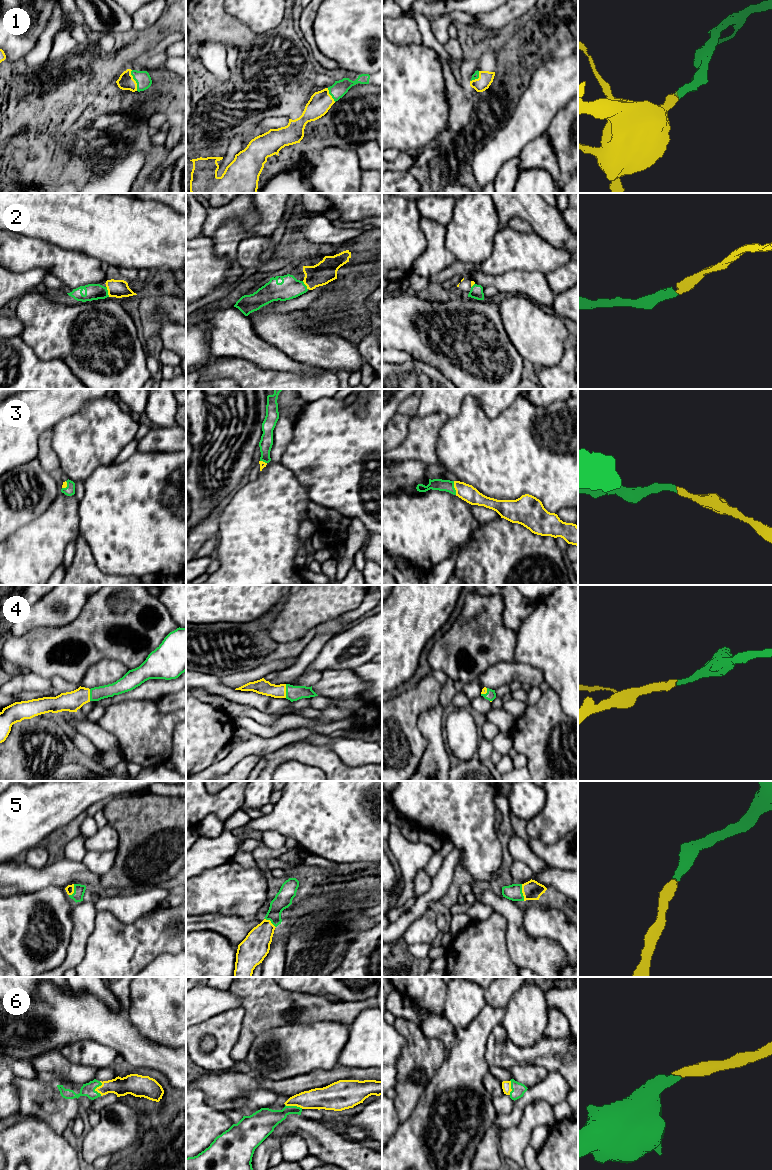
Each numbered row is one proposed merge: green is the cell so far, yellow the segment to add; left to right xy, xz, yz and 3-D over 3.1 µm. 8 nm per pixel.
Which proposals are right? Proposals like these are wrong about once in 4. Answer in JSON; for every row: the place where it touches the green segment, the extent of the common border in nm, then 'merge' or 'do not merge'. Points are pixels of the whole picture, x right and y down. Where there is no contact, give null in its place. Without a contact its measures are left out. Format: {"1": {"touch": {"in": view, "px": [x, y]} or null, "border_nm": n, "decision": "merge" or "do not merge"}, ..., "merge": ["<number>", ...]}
{"1": {"touch": {"in": "xy", "px": [134, 79]}, "border_nm": 180, "decision": "merge"}, "2": {"touch": {"in": "xy", "px": [107, 291]}, "border_nm": 90, "decision": "merge"}, "3": {"touch": {"in": "yz", "px": [454, 488]}, "border_nm": 110, "decision": "merge"}, "4": {"touch": {"in": "xz", "px": [286, 691]}, "border_nm": 110, "decision": "merge"}, "5": {"touch": {"in": "yz", "px": [521, 892]}, "border_nm": 140, "decision": "merge"}, "6": {"touch": {"in": "xy", "px": [96, 1087]}, "border_nm": 120, "decision": "merge"}, "merge": ["1", "2", "3", "4", "5", "6"]}

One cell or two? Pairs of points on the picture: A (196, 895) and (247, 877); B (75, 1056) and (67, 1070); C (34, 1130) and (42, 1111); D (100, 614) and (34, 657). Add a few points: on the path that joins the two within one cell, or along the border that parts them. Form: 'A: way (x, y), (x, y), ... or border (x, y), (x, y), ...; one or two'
A: way (209, 893), (217, 890), (234, 890); one
B: border (58, 1050), (72, 1063), (90, 1065), (94, 1068); two
C: border (39, 1120), (59, 1133); two
D: way (84, 630), (78, 636), (63, 638), (50, 646); one

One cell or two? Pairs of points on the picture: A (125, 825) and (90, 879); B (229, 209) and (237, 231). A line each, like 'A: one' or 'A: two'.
A: two
B: two

